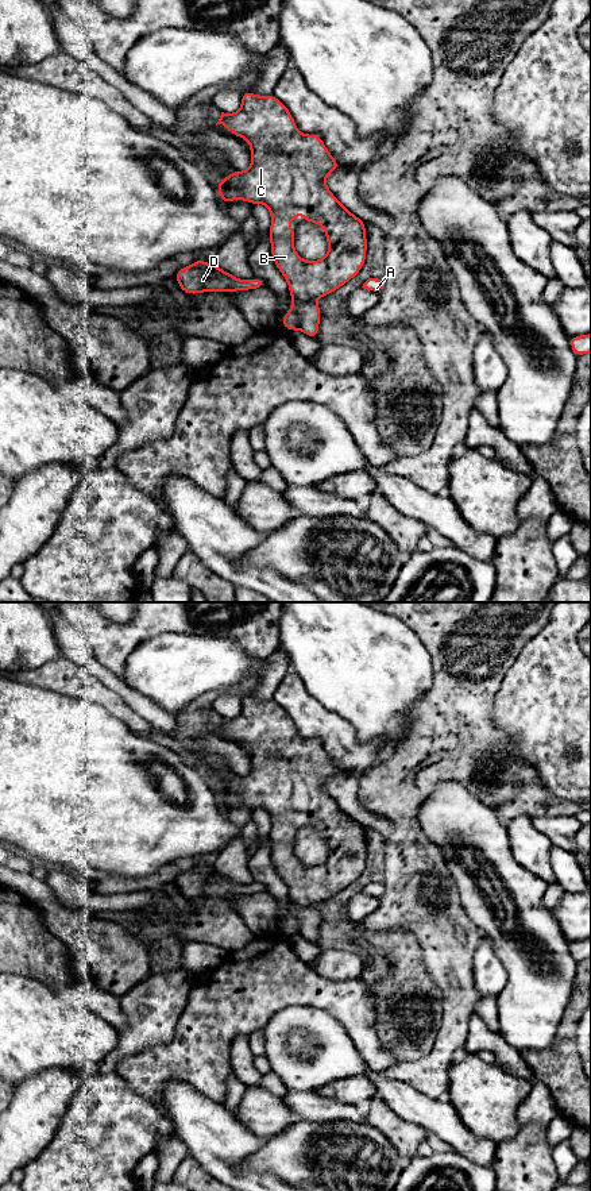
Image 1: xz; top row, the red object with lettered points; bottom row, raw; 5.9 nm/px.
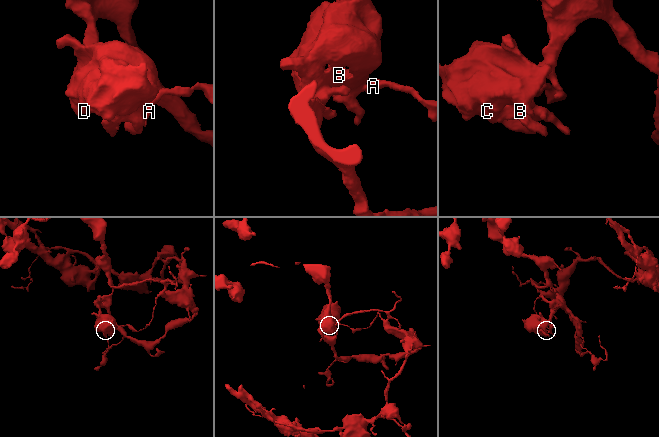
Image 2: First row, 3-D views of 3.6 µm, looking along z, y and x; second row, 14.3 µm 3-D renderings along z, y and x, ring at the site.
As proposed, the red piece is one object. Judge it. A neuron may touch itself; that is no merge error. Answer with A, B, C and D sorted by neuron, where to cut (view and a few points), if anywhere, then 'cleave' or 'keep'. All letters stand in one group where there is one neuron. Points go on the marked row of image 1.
A / B C D; cut in xz along (292, 305), (297, 311), (298, 328); cleave

